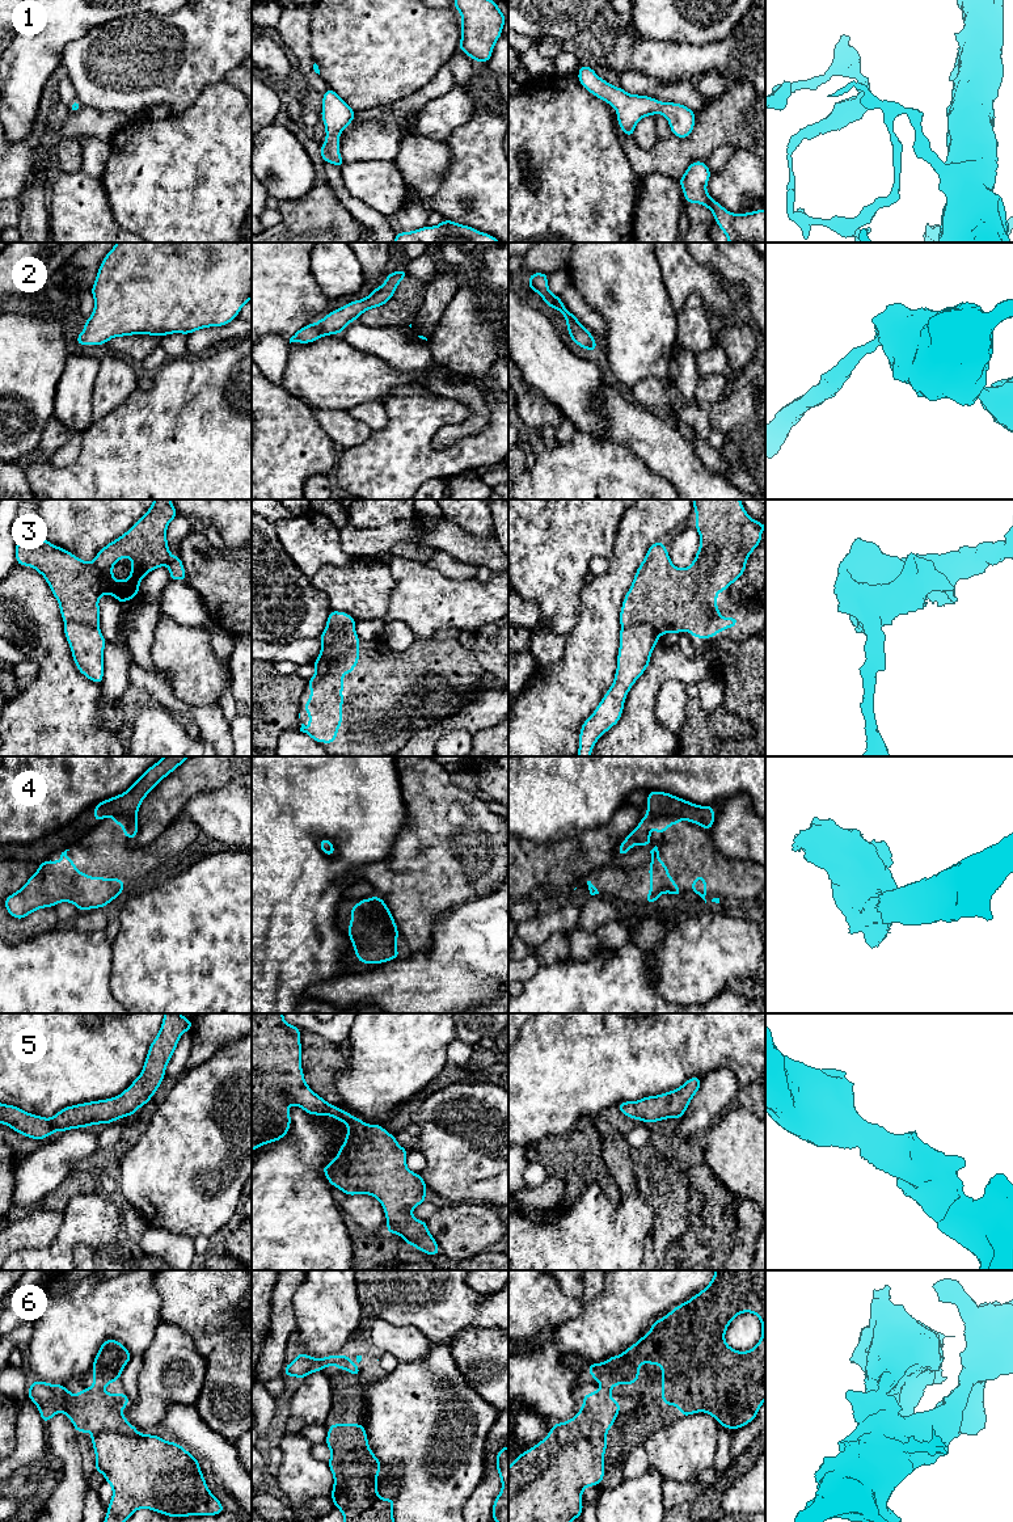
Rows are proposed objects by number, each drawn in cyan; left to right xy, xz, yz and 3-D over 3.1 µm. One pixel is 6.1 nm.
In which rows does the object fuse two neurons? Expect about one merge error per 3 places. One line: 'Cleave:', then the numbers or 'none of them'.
Cleave: 3, 4

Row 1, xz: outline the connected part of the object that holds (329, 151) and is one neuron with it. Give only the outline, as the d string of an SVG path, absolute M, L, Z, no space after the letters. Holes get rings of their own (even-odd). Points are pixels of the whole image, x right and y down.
M332 88L322 94L321 118L325 125L326 139L320 147L325 163L342 168L345 165L339 155L339 135L354 121L355 110L342 100Z

